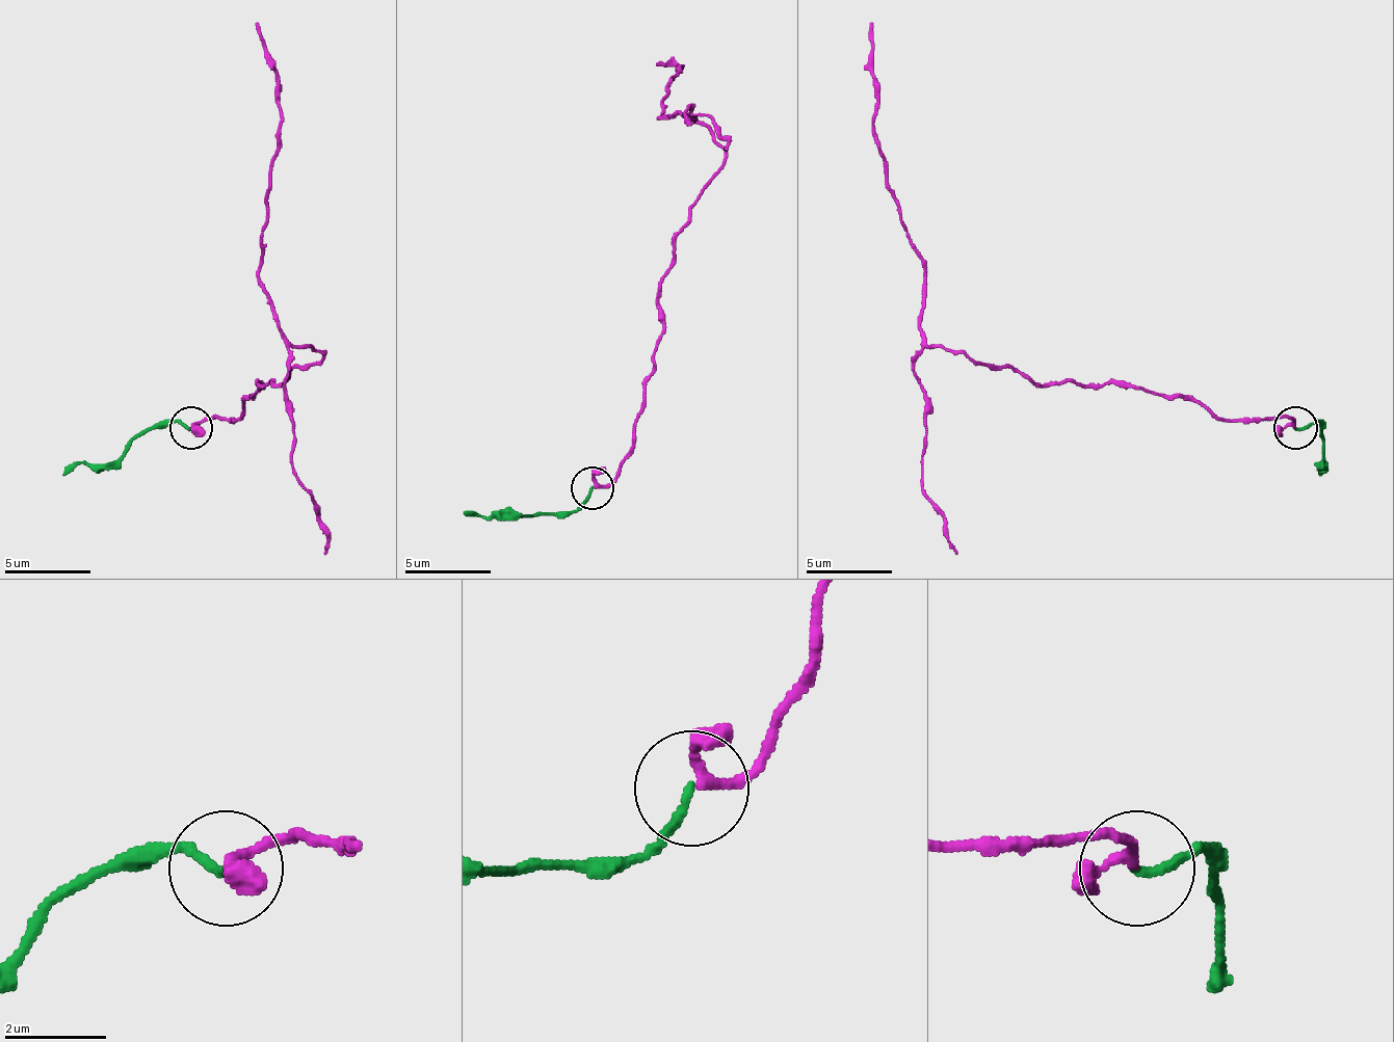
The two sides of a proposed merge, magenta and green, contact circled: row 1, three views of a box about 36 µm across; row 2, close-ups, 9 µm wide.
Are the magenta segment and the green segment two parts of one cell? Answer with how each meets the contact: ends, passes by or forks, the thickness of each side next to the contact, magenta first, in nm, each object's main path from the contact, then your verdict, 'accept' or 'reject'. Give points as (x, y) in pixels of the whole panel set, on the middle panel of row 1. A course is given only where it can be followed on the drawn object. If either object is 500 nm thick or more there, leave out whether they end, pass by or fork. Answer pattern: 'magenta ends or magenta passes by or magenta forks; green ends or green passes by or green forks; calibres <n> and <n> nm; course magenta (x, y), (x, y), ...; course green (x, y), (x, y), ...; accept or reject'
magenta passes by; green ends; calibres 170 and 160 nm; course magenta (595, 486), (634, 444), (673, 238), (719, 169), (719, 143), (689, 117), (659, 117), (681, 67), (655, 62); course green (590, 486), (574, 512), (514, 516), (471, 516), (462, 512); accept

